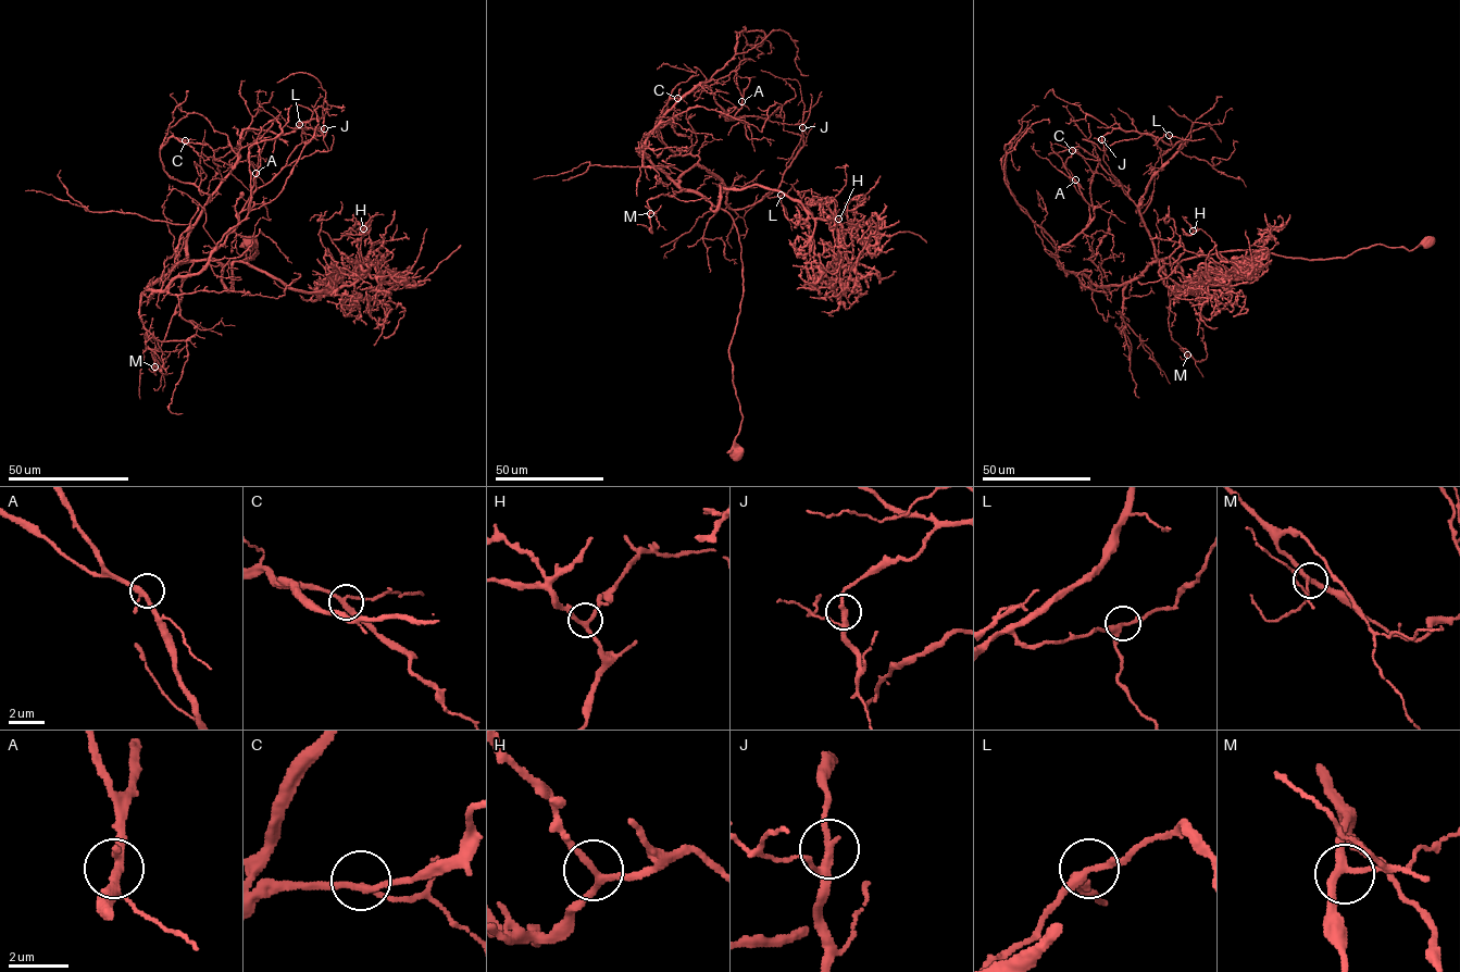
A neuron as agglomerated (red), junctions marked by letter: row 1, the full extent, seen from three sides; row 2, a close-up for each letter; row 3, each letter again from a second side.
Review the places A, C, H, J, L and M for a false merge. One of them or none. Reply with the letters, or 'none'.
none

